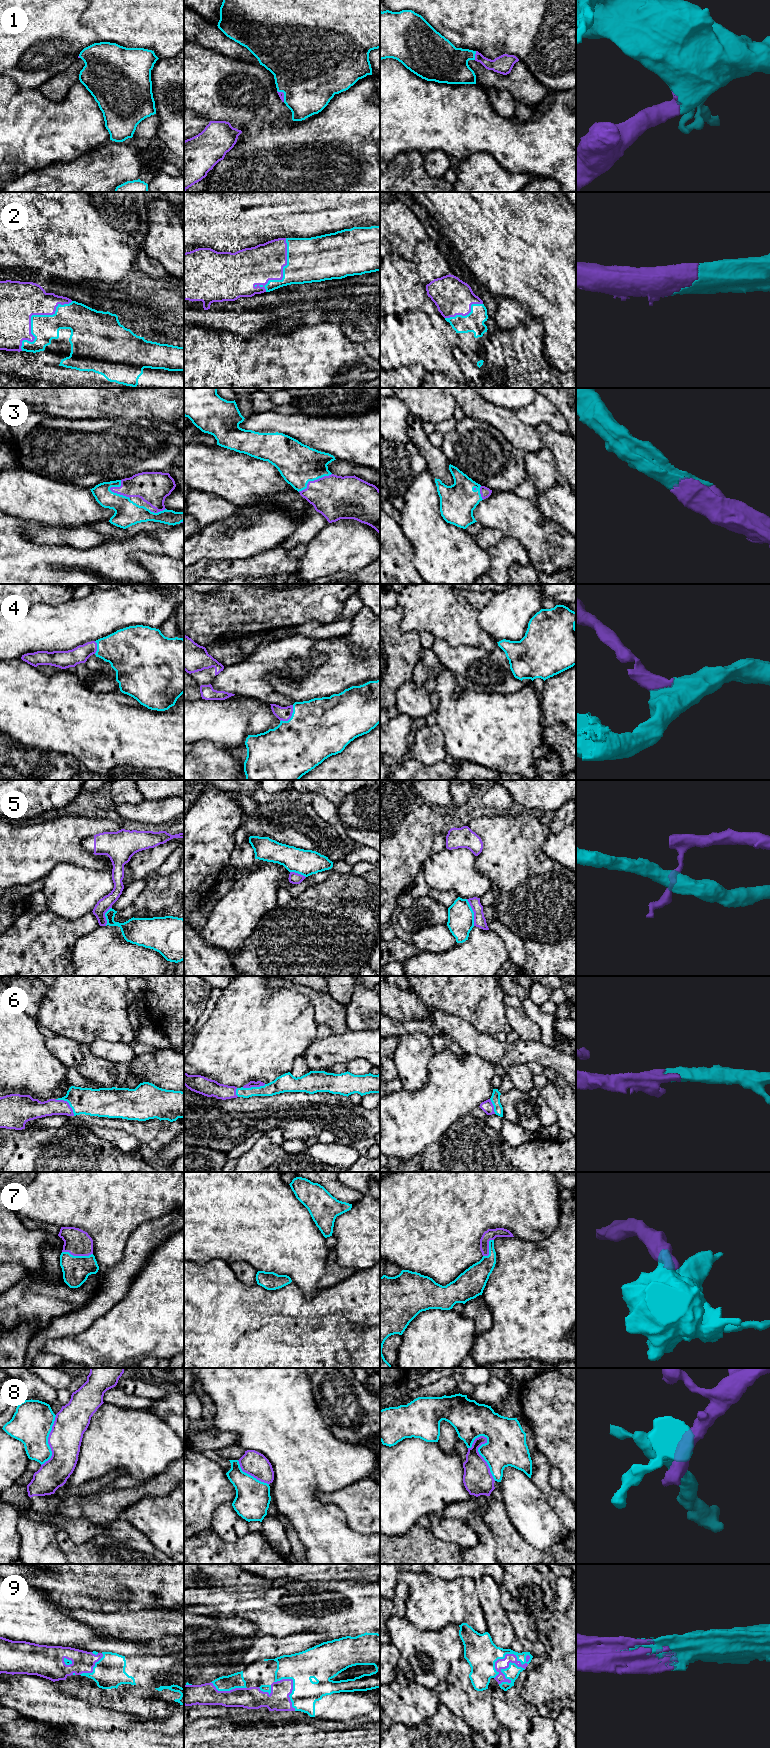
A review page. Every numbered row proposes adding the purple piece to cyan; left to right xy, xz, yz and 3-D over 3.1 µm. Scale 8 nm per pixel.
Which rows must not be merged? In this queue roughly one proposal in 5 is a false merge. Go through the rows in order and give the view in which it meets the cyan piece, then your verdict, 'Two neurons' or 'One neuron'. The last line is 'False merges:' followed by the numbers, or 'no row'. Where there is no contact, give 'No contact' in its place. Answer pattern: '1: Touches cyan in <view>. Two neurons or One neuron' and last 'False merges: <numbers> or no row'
1: Touches cyan in yz. One neuron
2: Touches cyan in xy. One neuron
3: Touches cyan in xy. One neuron
4: Touches cyan in xz. One neuron
5: Touches cyan in yz. Two neurons
6: Touches cyan in xy. One neuron
7: Touches cyan in xy. One neuron
8: Touches cyan in yz. Two neurons
9: Touches cyan in yz. One neuron
False merges: 5, 8

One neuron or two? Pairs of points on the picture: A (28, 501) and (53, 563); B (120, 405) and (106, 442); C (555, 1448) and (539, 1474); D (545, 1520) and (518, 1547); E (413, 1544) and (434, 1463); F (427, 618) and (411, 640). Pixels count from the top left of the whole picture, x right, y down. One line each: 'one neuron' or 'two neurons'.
A: two neurons
B: two neurons
C: two neurons
D: two neurons
E: two neurons
F: two neurons

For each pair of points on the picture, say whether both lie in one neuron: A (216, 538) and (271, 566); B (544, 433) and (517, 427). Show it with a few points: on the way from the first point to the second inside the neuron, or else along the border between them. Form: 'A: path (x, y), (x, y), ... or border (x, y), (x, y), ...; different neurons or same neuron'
A: border (273, 547), (254, 553), (251, 556), (228, 559); different neurons
B: border (535, 428), (543, 445); different neurons

